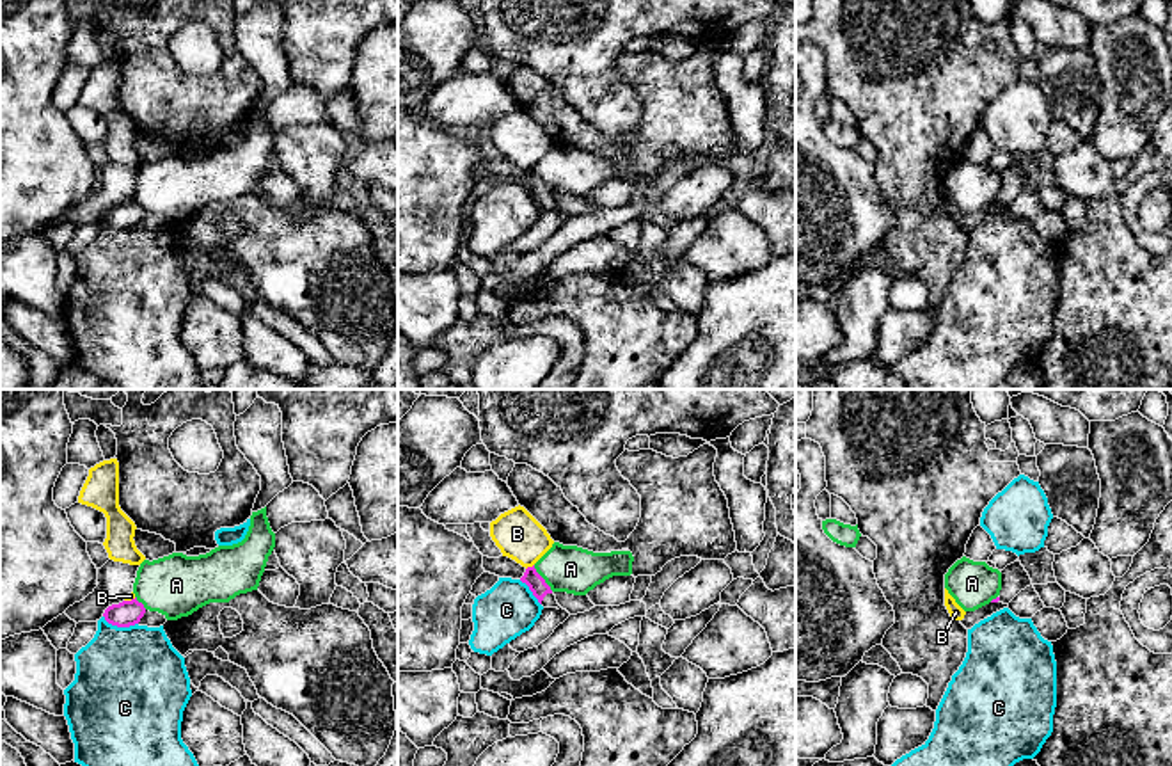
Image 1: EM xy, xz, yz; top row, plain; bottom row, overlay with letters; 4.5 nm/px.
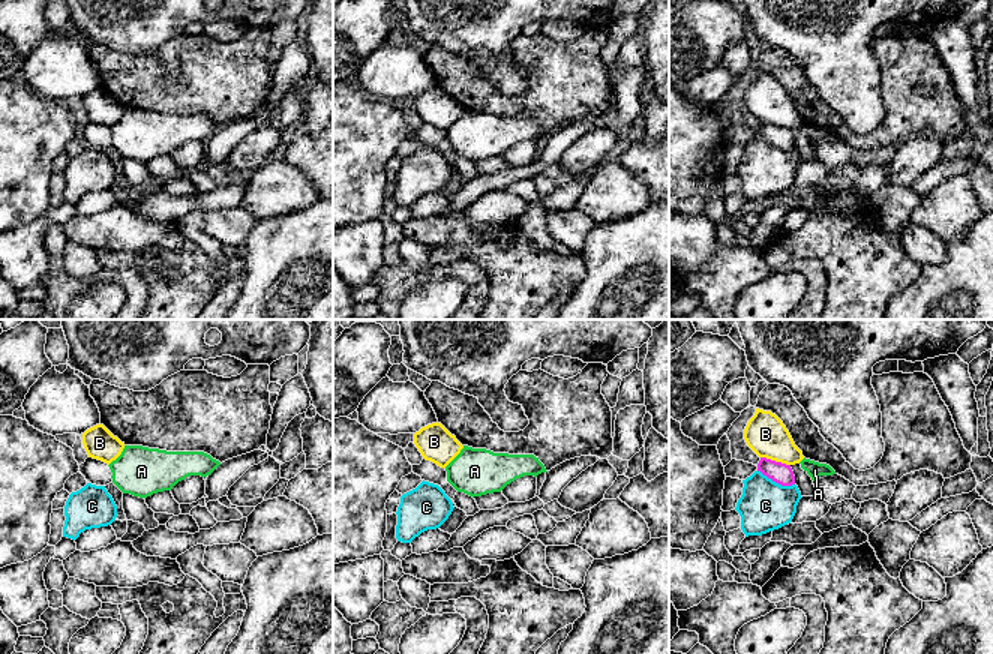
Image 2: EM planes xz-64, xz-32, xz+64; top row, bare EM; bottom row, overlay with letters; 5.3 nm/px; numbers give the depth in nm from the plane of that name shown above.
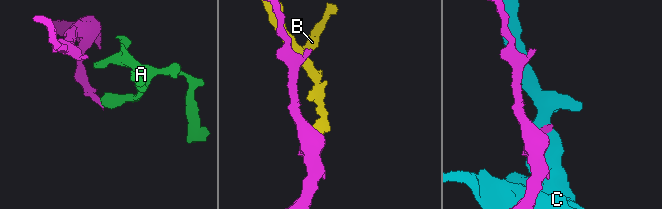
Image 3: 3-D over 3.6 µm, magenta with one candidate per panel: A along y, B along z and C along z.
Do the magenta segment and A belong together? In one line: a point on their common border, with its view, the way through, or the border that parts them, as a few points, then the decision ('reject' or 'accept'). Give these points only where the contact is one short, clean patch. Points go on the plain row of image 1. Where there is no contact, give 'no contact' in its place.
contact xz (542, 180); border xz (533, 167), (553, 192); reject

